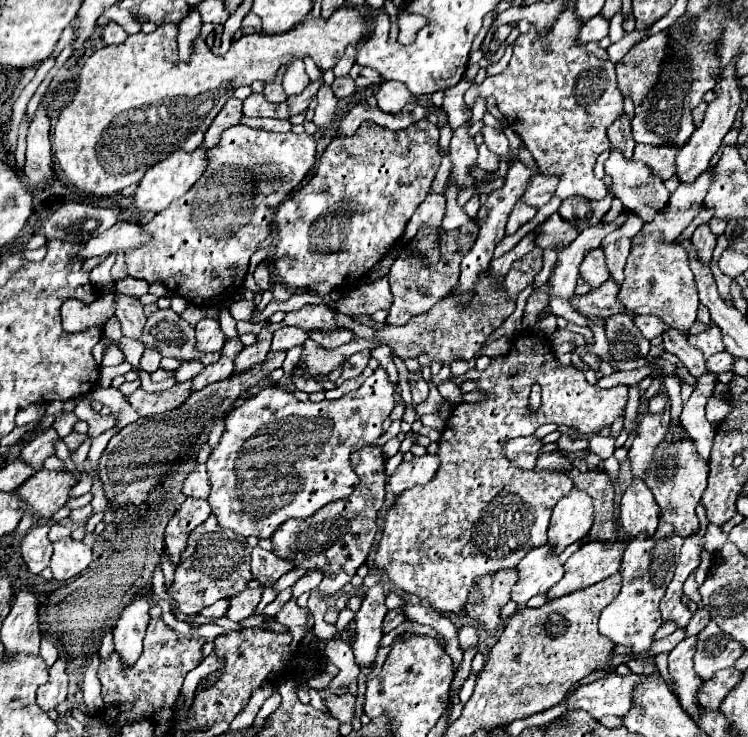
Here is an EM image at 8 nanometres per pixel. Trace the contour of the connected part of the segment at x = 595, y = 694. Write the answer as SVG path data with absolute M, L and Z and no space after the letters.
M607 674L605 678L579 686L573 694L569 694L569 710L583 708L587 710L593 718L603 718L603 716L625 716L631 708L631 700L635 694L635 688L643 684L643 676L629 674L629 676L619 676L619 674Z

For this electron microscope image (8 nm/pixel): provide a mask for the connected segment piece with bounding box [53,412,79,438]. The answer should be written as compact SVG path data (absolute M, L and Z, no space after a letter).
M73 412L64 413L61 418L55 420L53 428L59 432L61 438L65 438L69 432L73 432L74 425L78 420L78 417Z

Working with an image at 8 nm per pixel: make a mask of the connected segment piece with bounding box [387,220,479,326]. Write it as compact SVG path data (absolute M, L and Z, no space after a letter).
M470 220L463 227L450 231L439 230L439 245L441 258L439 264L427 268L417 252L408 254L402 250L389 270L389 282L393 292L393 306L387 316L387 324L403 326L413 316L427 312L433 304L452 292L458 284L460 276L460 263L464 255L472 248L479 233L479 226L475 220Z

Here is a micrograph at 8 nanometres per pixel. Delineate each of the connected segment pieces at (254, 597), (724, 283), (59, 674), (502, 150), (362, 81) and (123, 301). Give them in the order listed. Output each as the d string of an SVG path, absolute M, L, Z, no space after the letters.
M247 588L241 594L233 596L227 616L233 622L241 622L241 620L245 620L249 616L255 616L255 608L257 608L257 604L261 600L261 592L263 592L261 588Z
M711 262L711 264L709 264L709 268L713 270L713 276L715 276L715 282L717 282L719 294L721 294L727 302L731 302L731 296L729 296L729 284L731 284L731 278L729 278L729 276L725 276L725 274L719 270L719 266L717 266L715 262Z
M59 654L57 662L49 668L49 682L43 684L37 692L37 704L45 710L51 712L57 708L57 704L67 700L67 672L65 672L65 656Z
M483 126L483 136L485 136L485 144L491 152L495 152L497 156L501 156L509 166L513 164L515 156L513 156L513 150L509 146L509 140L505 138L503 130L497 130L497 128L489 128L489 126Z
M353 64L349 76L355 80L355 84L357 84L359 88L367 88L367 84L381 84L381 80L383 80L375 70L363 68L363 66L359 66L359 64Z
M115 294L115 302L117 302L117 310L115 316L121 322L121 332L127 338L139 338L143 332L143 324L145 324L145 314L143 314L143 306L137 298L131 296L123 296L123 294Z

